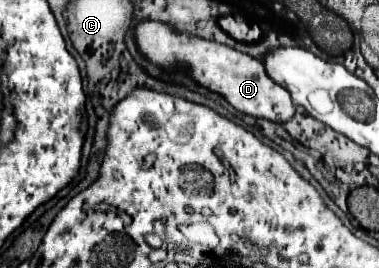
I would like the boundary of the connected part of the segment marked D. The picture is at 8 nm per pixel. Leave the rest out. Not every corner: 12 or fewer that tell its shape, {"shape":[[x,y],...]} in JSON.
{"shape":[[161,22],[135,30],[157,66],[191,76],[243,114],[285,124],[295,102],[249,54]]}

